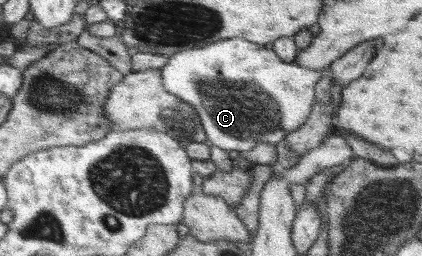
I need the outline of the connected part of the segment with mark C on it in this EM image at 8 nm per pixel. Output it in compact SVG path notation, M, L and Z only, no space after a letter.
M240 37L182 50L170 56L166 66L160 71L165 89L197 109L206 137L212 145L233 155L251 150L258 143L275 146L289 133L296 131L313 109L318 81L332 74L330 69L303 69L297 63L283 61L274 50Z

